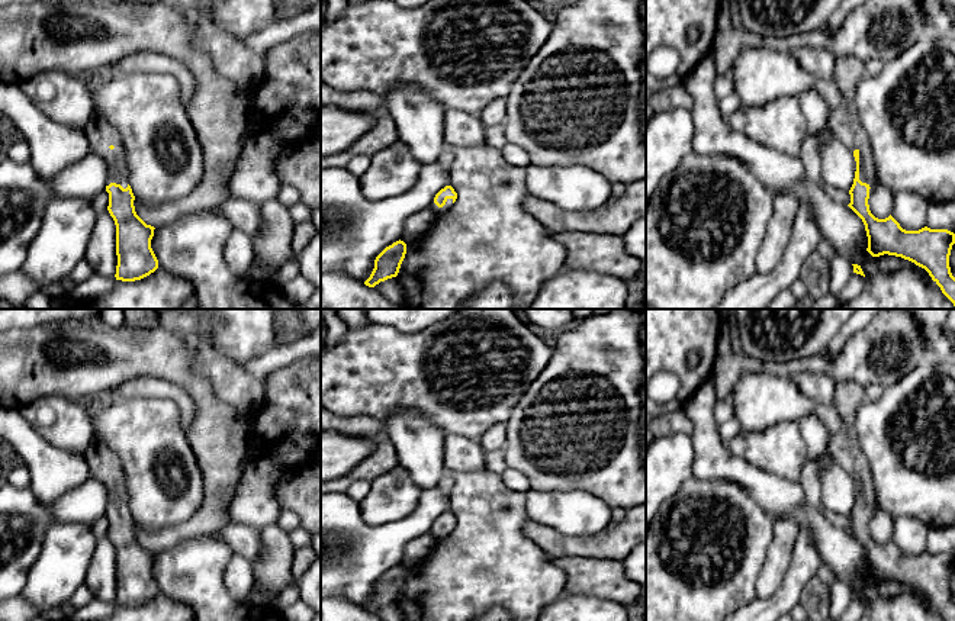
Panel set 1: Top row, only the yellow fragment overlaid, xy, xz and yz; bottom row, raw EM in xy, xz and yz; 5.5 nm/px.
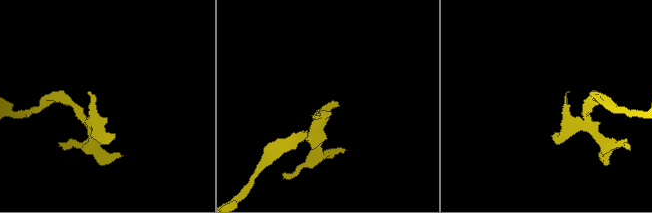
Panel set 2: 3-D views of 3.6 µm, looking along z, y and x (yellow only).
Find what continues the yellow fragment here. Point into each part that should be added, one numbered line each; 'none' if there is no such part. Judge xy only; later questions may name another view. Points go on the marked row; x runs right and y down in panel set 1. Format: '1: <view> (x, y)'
1: xy (100, 134)

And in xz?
1: xz (449, 203)

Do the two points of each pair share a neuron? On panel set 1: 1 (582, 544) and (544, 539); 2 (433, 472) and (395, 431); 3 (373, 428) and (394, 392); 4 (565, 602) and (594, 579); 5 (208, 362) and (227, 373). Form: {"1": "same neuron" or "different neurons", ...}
{"1": "same neuron", "2": "same neuron", "3": "different neurons", "4": "different neurons", "5": "same neuron"}

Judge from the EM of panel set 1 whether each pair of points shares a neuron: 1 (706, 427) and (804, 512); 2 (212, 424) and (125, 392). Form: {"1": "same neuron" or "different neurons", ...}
{"1": "same neuron", "2": "different neurons"}

